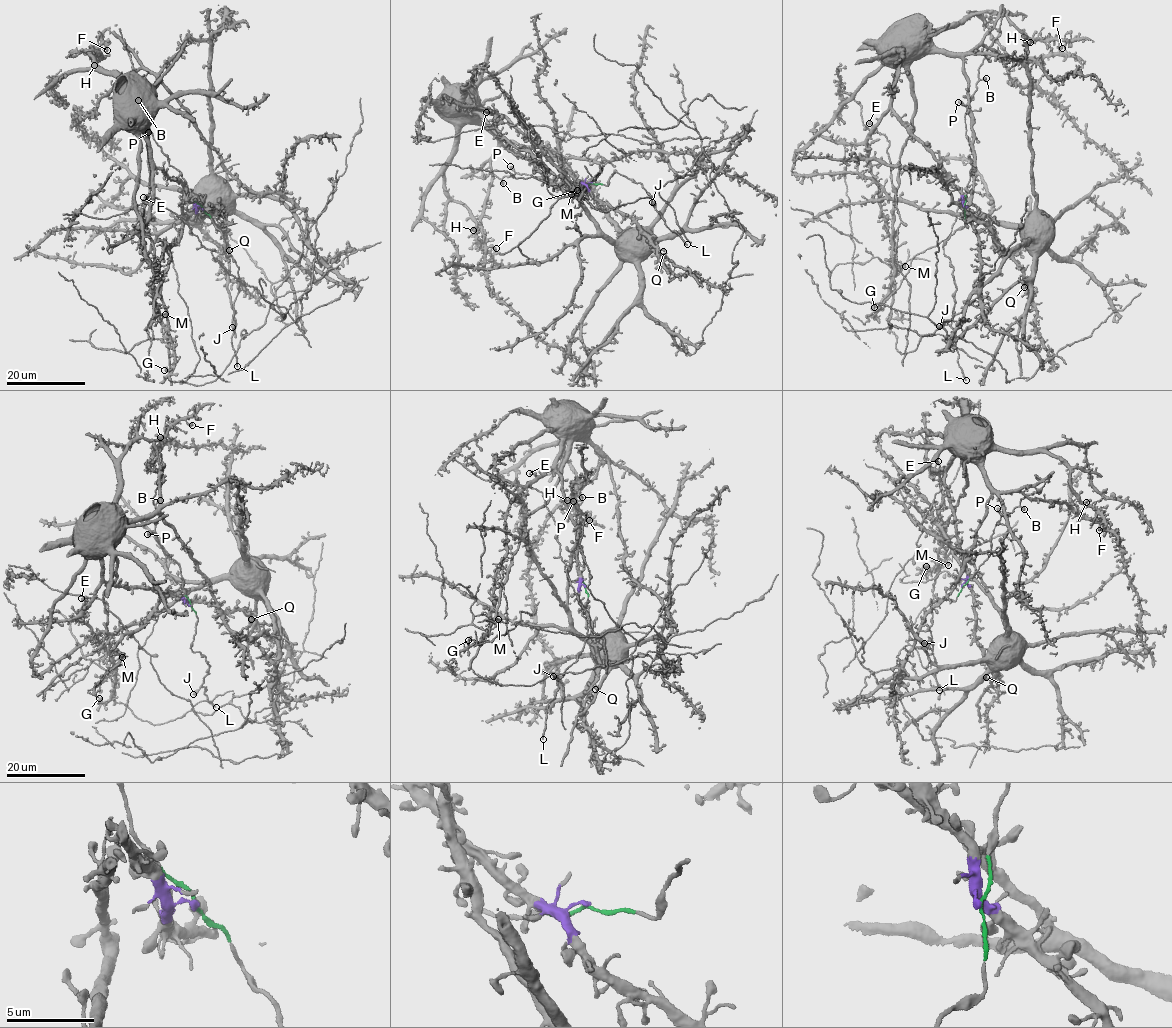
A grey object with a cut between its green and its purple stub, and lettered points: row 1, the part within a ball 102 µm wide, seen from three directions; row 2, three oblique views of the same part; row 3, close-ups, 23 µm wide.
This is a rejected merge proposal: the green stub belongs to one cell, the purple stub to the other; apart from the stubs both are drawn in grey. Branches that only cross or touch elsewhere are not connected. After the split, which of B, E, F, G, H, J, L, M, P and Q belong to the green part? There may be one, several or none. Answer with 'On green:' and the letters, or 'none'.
On green: B, J, L, P

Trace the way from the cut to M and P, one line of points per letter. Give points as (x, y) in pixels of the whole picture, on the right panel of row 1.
M: (963, 206), (942, 163), (888, 111), (867, 139), (869, 171), (895, 263), (905, 266)
P: (963, 207), (973, 158), (966, 133), (966, 106), (957, 101)

